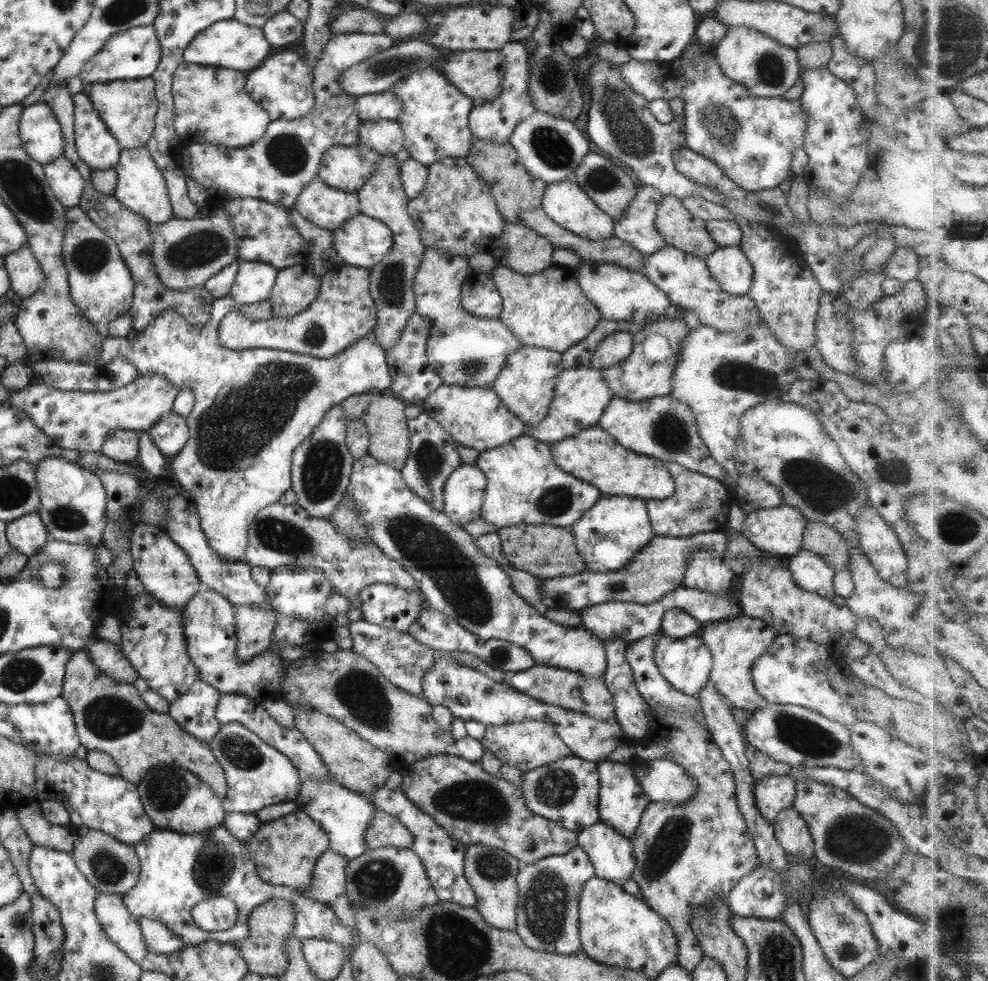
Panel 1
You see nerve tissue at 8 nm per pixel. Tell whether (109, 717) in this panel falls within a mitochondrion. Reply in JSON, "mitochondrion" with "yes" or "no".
{"mitochondrion":"yes"}

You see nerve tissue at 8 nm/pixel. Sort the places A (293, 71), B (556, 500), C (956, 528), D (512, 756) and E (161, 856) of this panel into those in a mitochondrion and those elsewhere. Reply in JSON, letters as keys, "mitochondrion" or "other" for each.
{"A":"other","B":"mitochondrion","C":"mitochondrion","D":"other","E":"other"}

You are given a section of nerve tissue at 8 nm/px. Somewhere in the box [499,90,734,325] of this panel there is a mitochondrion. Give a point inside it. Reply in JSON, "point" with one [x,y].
{"point":[553,148]}

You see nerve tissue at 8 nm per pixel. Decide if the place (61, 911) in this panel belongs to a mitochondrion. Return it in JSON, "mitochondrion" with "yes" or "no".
{"mitochondrion":"no"}

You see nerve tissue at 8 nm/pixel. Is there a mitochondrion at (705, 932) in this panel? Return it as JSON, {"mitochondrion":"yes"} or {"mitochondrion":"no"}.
{"mitochondrion":"no"}

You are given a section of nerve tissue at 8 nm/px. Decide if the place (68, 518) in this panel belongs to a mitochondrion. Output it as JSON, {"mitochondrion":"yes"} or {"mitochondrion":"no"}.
{"mitochondrion":"yes"}

